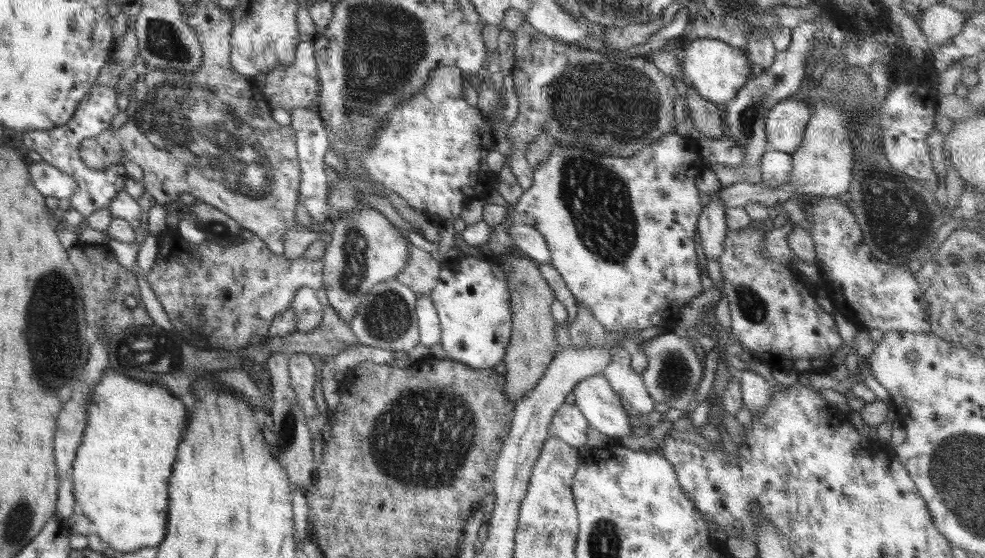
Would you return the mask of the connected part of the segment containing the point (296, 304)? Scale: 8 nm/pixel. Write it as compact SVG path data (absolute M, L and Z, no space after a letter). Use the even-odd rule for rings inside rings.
M306 285L296 292L290 307L296 314L296 330L302 334L308 334L310 330L314 330L323 319L325 311L318 301L317 292Z

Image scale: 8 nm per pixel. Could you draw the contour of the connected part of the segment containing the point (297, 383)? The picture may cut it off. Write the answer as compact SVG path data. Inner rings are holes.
M293 353L289 363L290 386L294 388L296 400L306 417L314 417L319 414L314 399L316 368L306 353Z

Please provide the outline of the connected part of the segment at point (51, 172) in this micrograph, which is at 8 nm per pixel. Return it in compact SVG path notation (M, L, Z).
M48 162L32 164L32 184L36 184L36 188L44 192L44 196L54 198L68 200L76 192L76 182L72 180L72 176Z

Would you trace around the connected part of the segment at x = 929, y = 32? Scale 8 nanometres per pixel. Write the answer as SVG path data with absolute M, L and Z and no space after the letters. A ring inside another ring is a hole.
M937 2L934 6L919 12L918 16L919 29L926 38L928 51L934 46L944 46L950 42L954 36L960 34L966 22L962 12L943 2Z

